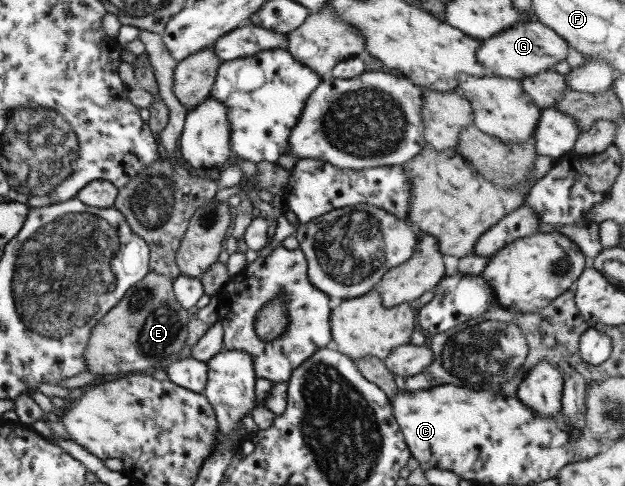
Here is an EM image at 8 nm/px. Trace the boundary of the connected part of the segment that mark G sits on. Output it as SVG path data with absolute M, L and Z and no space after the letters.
M532 19L483 39L477 47L476 58L487 74L519 81L523 77L547 71L553 68L553 64L565 60L567 45L556 32Z

